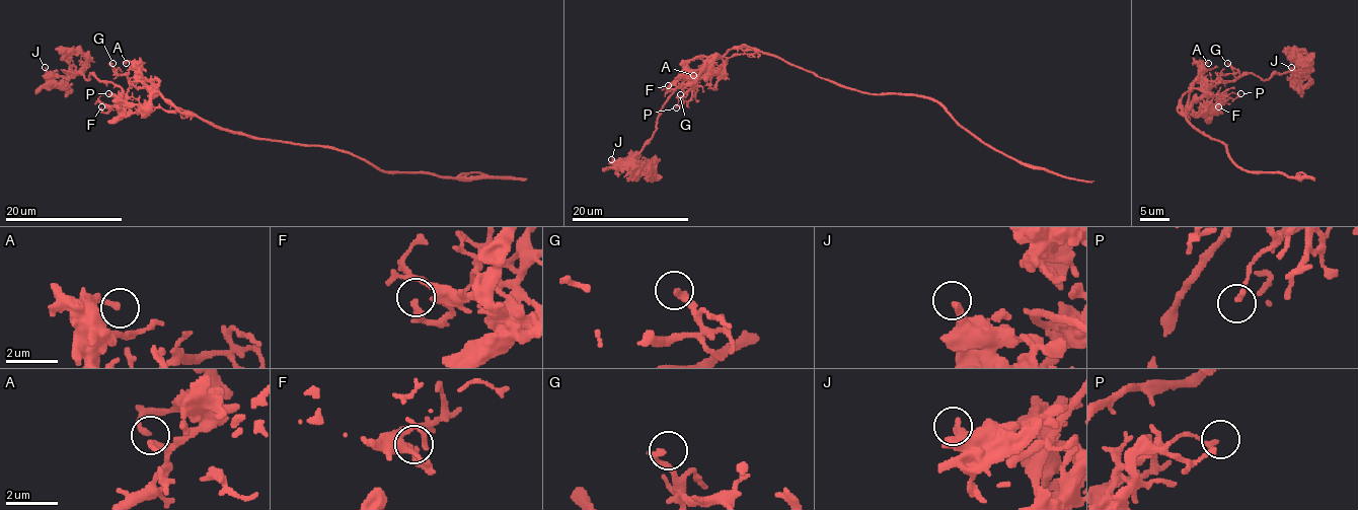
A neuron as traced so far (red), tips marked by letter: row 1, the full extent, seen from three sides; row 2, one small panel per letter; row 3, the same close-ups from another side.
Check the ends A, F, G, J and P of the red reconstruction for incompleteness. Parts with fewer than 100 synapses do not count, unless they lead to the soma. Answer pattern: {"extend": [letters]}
{"extend": []}

